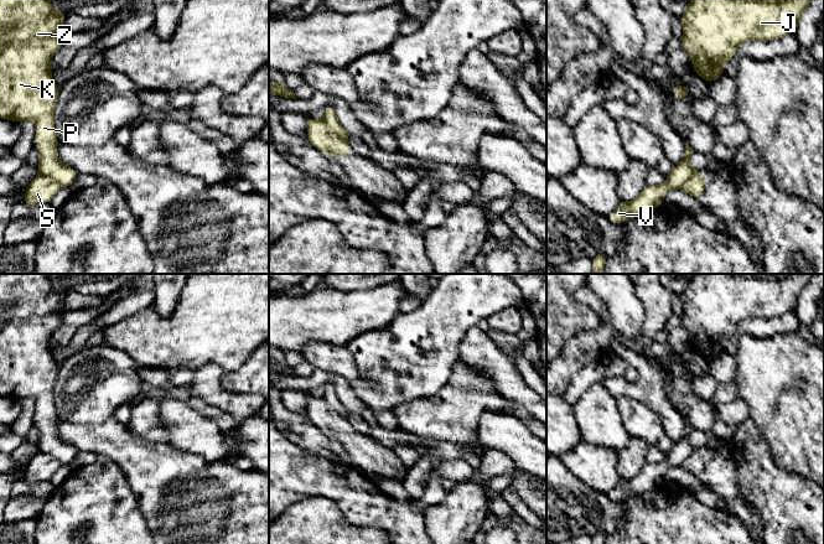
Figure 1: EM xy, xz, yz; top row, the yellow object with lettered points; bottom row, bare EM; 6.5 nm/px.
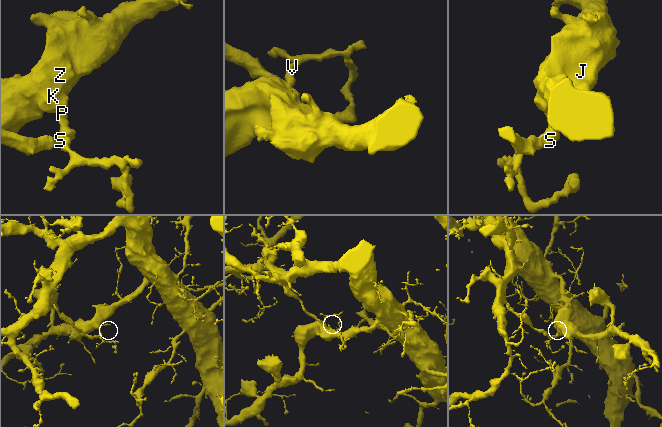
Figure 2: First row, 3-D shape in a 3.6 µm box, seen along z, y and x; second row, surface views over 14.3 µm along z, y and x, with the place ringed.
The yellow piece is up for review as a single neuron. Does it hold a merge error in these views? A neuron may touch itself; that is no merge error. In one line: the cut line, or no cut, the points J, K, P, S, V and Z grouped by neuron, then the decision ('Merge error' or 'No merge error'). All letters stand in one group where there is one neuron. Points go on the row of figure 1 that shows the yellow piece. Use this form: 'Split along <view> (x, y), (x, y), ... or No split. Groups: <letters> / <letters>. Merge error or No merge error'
Split along xz (322, 120), (346, 141). Groups: J K P V Z / S. Merge error

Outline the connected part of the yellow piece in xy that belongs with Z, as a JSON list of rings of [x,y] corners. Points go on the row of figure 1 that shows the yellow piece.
[[[0,0],[0,119],[21,123],[33,120],[36,125],[36,149],[40,154],[38,173],[51,177],[61,187],[71,187],[78,172],[63,165],[57,154],[55,105],[59,88],[51,72],[51,59],[62,47],[66,10],[56,12],[51,0]]]

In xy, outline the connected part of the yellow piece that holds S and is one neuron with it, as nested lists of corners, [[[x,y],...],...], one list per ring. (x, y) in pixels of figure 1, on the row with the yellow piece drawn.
[[[38,173],[26,188],[24,203],[27,206],[50,203],[59,190],[61,186],[51,177]]]

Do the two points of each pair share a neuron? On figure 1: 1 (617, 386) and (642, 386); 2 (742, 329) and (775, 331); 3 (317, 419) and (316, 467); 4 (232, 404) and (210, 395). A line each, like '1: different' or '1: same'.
1: same
2: same
3: different
4: same

